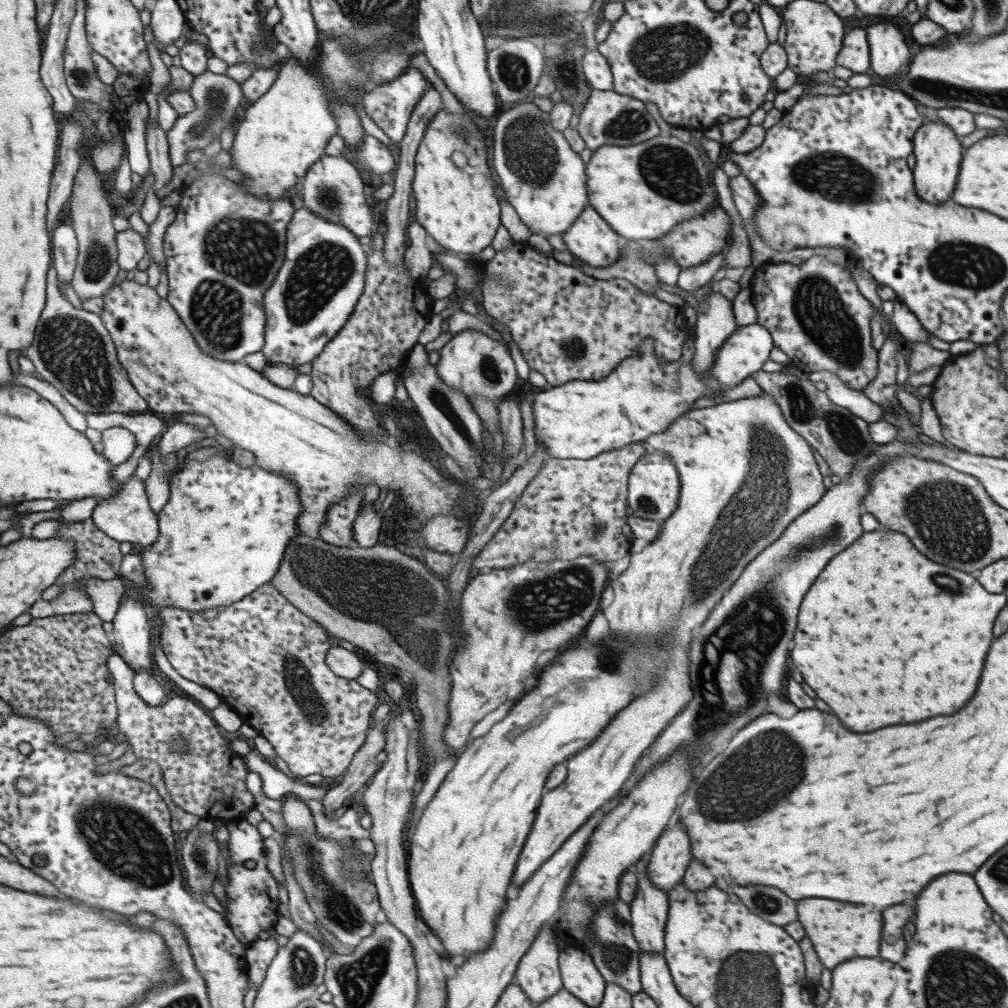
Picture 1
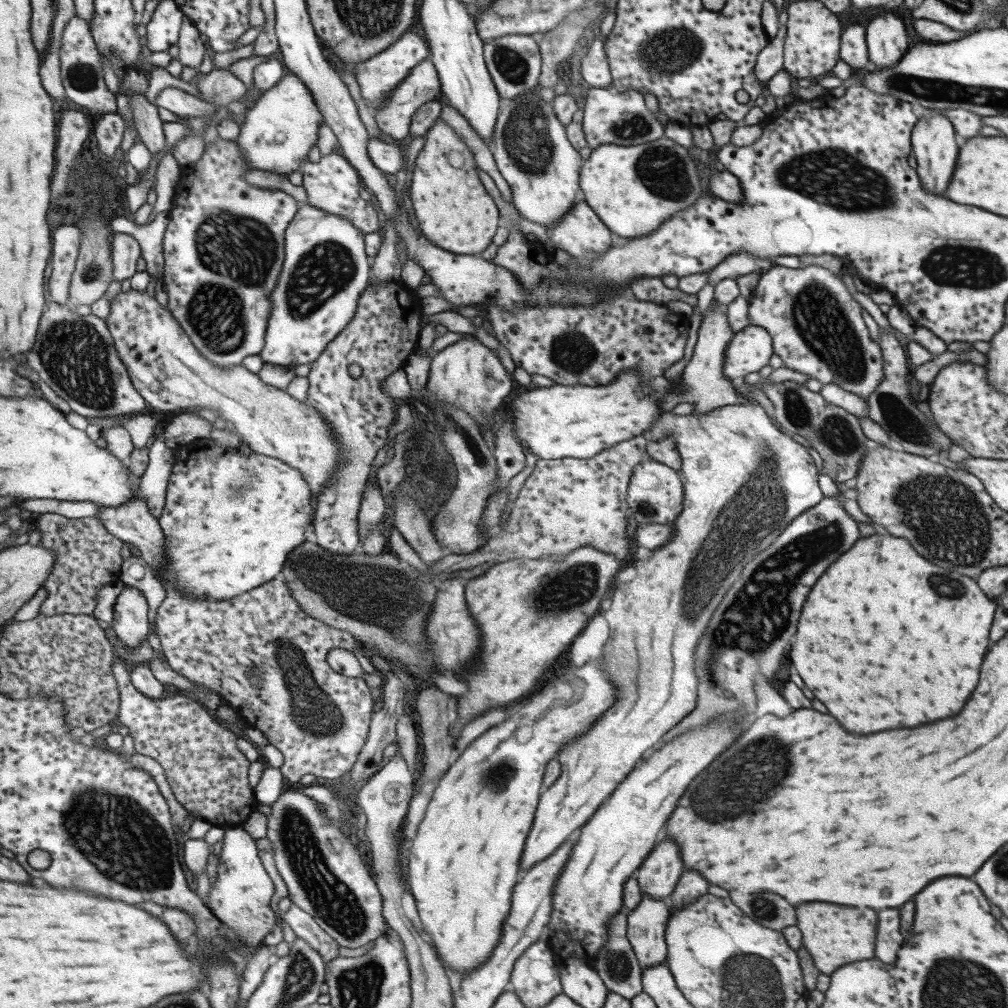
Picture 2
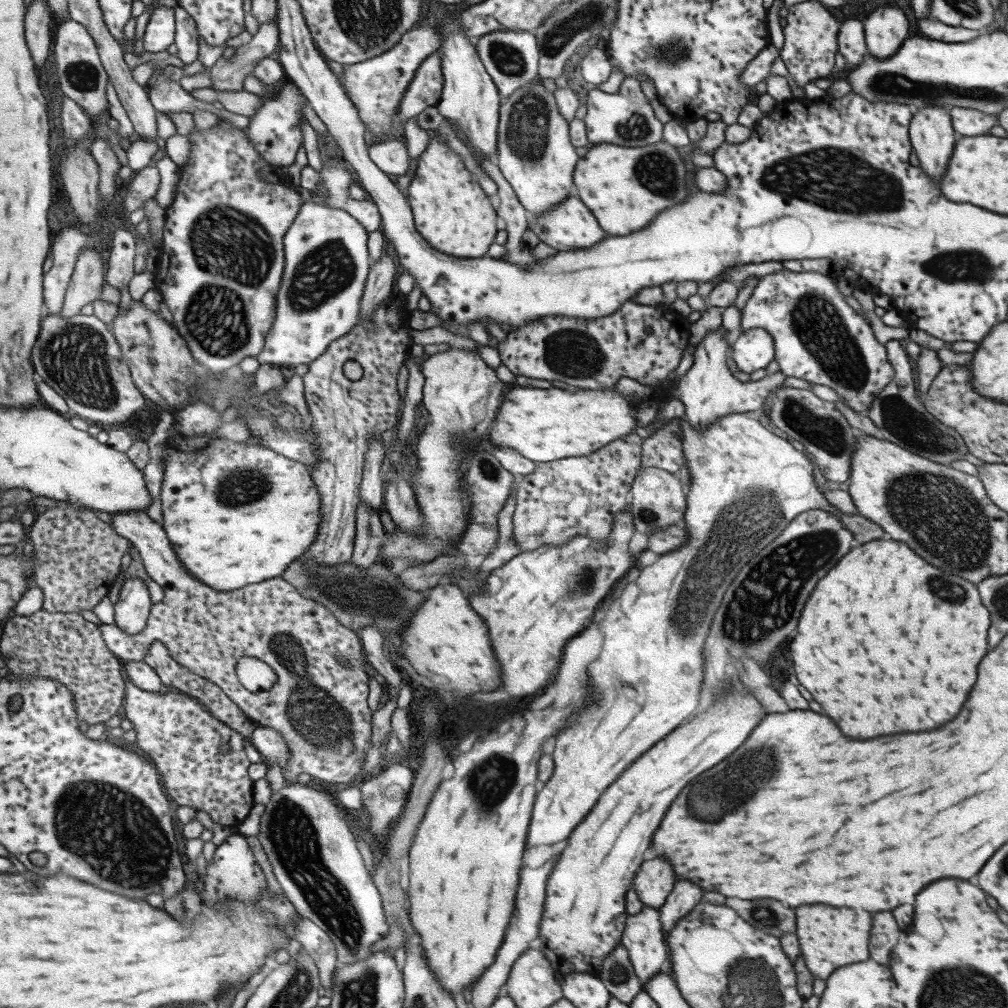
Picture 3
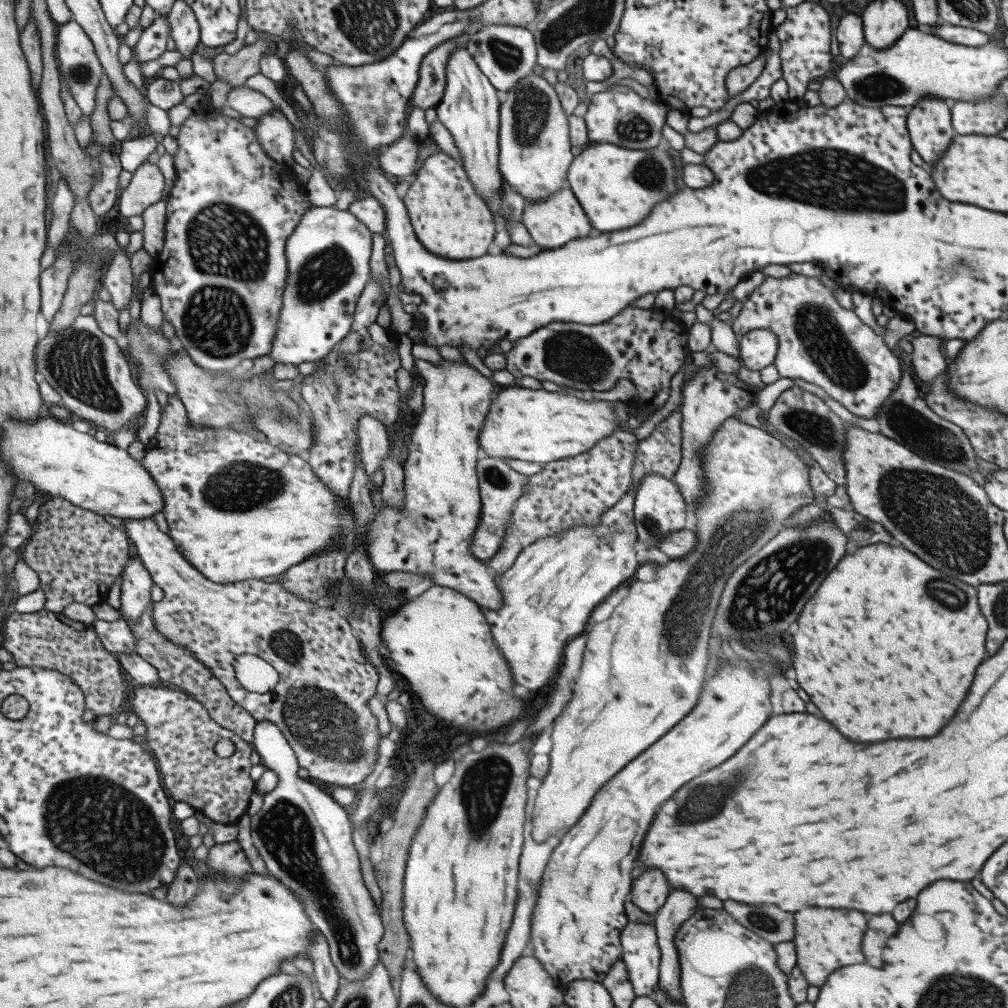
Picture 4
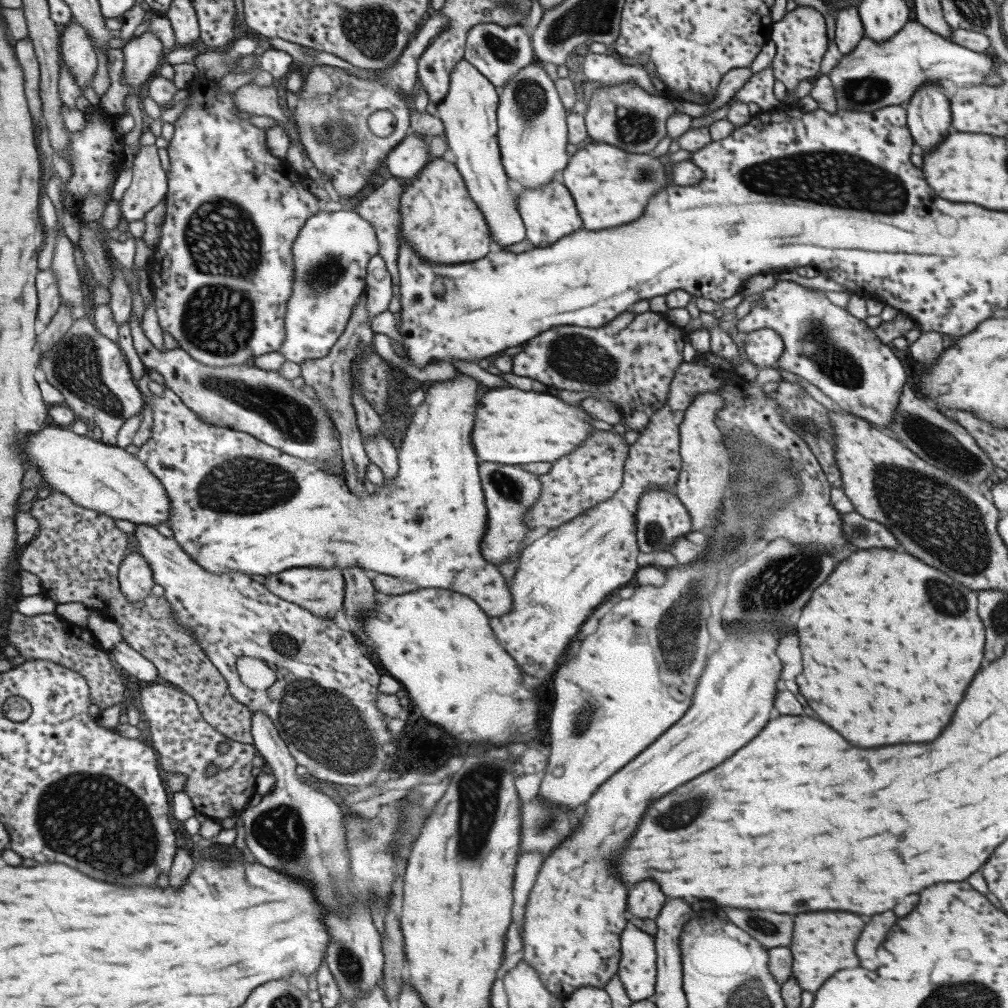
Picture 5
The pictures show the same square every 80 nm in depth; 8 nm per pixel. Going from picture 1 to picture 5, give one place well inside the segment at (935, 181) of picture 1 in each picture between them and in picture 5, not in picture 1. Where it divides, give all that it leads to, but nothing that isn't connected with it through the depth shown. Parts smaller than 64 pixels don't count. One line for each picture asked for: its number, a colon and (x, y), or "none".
2: (932, 139)
3: (930, 133)
4: (928, 125)
5: (928, 117)

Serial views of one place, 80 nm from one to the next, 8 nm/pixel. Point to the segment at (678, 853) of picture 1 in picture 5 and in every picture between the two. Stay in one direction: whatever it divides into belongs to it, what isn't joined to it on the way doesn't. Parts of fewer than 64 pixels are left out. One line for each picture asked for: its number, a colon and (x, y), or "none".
2: (657, 875)
3: (652, 882)
4: (648, 892)
5: (644, 900)

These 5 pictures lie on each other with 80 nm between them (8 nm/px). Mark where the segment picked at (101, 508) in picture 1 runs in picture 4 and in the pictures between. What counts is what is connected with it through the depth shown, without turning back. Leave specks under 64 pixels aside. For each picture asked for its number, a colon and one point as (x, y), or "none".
2: (319, 720)
3: (320, 703)
4: (320, 704)

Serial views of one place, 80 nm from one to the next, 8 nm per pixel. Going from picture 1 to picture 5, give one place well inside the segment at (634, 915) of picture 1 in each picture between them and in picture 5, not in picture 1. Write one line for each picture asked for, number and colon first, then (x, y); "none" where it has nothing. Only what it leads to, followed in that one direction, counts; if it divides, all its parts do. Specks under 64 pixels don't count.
2: (645, 924)
3: (641, 936)
4: (640, 952)
5: (636, 970)

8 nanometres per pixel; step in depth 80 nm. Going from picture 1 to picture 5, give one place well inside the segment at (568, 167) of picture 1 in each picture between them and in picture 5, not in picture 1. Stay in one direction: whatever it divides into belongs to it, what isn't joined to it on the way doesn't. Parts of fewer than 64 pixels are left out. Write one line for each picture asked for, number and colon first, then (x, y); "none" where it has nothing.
2: (530, 149)
3: (536, 158)
4: (534, 152)
5: (532, 133)

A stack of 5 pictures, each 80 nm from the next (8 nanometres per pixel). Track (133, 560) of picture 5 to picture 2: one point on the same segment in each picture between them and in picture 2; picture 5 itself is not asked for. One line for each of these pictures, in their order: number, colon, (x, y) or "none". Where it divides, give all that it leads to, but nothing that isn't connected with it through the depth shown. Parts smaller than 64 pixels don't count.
2: (131, 623)
3: (134, 605)
4: (137, 581)

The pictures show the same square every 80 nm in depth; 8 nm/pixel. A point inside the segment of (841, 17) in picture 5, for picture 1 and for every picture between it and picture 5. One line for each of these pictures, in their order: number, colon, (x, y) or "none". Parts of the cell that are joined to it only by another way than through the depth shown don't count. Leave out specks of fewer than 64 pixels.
1: (854, 55)
2: (852, 50)
3: (850, 38)
4: (849, 35)

